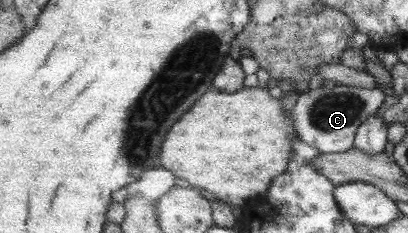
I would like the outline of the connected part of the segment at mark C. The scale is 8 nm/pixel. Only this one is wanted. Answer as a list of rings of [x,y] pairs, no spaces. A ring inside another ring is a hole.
[[[341,85],[327,89],[321,86],[300,96],[292,113],[293,124],[300,138],[317,147],[321,154],[345,153],[355,148],[358,129],[383,107],[385,100],[386,93],[377,87],[361,89]]]

